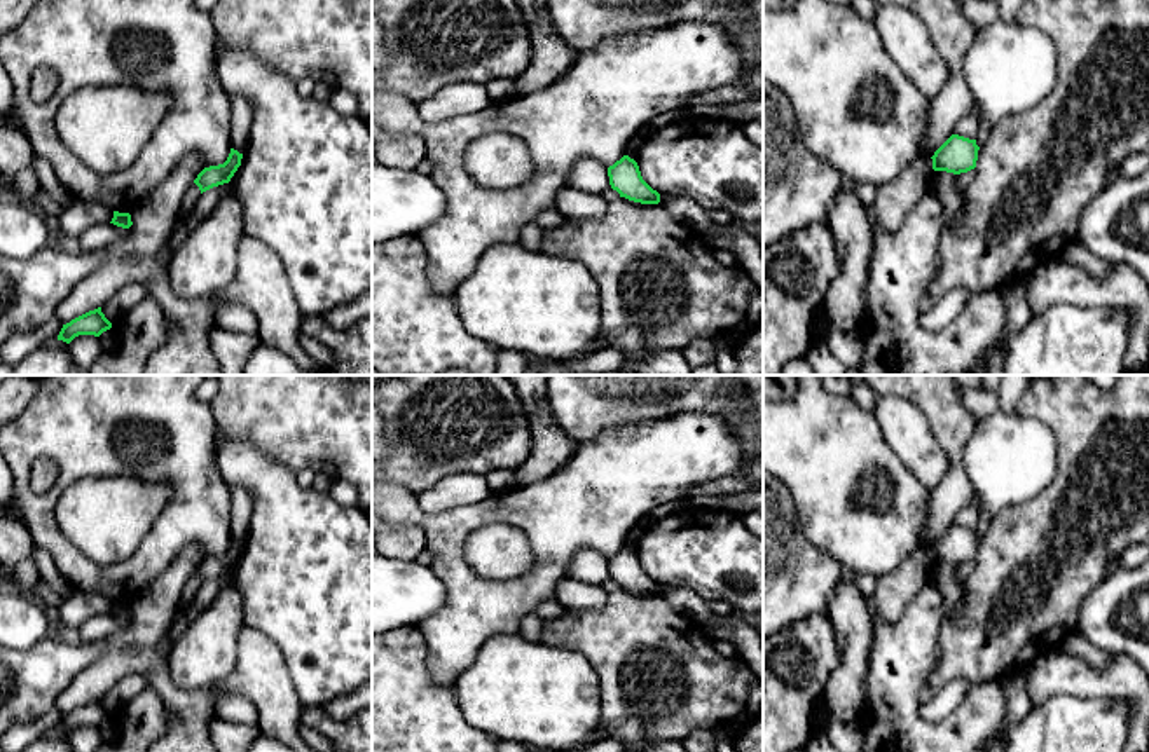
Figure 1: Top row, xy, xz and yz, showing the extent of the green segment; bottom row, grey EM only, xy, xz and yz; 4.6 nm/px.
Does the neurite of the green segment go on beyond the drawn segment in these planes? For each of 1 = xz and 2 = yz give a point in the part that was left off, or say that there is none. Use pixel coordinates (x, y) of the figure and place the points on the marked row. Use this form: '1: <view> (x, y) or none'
1: none
2: none

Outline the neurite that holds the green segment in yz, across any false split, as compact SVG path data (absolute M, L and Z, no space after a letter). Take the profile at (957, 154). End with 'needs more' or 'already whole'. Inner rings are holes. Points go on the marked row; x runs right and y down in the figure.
M952 134L931 157L932 169L953 174L967 173L976 167L978 150L976 140Z | already whole

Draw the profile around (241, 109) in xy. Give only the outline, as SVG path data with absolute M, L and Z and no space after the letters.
M227 92L232 112L232 148L243 154L248 147L250 127L253 124L251 103L237 94Z

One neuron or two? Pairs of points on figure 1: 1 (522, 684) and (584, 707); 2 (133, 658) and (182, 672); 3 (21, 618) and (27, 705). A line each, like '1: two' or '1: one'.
1: one
2: two
3: two

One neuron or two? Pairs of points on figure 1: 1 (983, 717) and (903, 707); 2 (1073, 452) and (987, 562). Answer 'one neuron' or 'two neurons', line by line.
1: one neuron
2: one neuron

